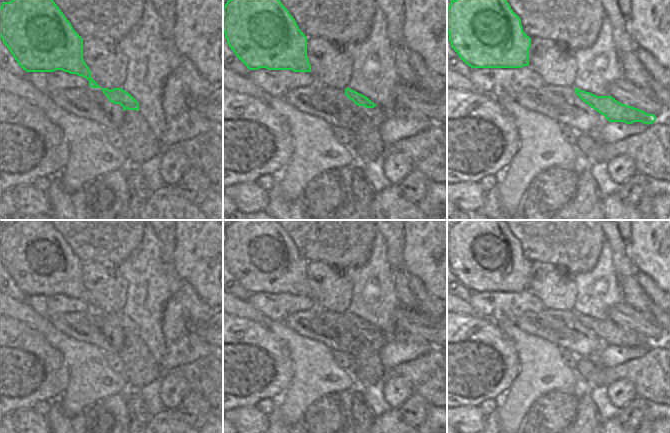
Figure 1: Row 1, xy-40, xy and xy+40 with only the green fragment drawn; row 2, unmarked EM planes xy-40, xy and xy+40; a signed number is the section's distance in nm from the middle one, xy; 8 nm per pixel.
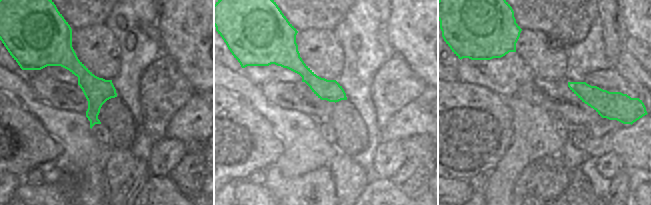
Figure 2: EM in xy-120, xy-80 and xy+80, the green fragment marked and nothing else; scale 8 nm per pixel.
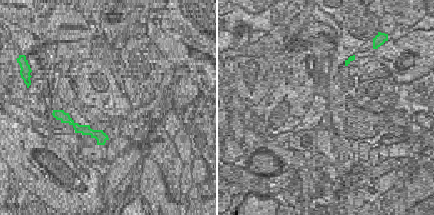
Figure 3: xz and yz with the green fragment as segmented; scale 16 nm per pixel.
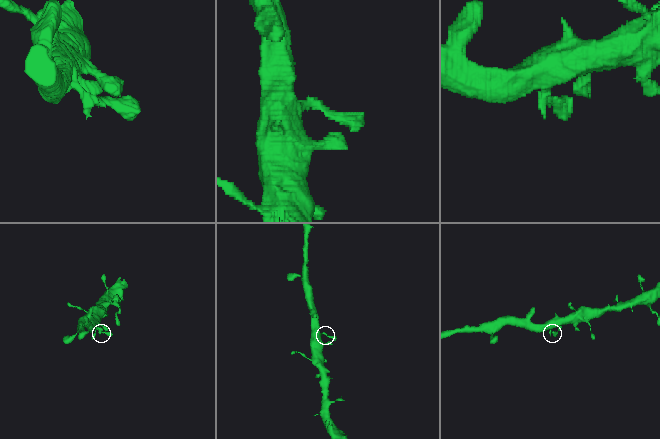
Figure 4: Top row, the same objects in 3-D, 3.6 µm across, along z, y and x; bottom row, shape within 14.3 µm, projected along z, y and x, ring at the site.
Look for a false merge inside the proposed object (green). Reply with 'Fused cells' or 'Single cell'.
Single cell

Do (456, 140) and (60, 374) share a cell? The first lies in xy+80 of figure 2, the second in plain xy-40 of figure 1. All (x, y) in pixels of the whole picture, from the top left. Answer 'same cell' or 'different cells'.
same cell

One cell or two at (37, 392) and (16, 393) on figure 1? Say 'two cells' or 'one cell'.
one cell

